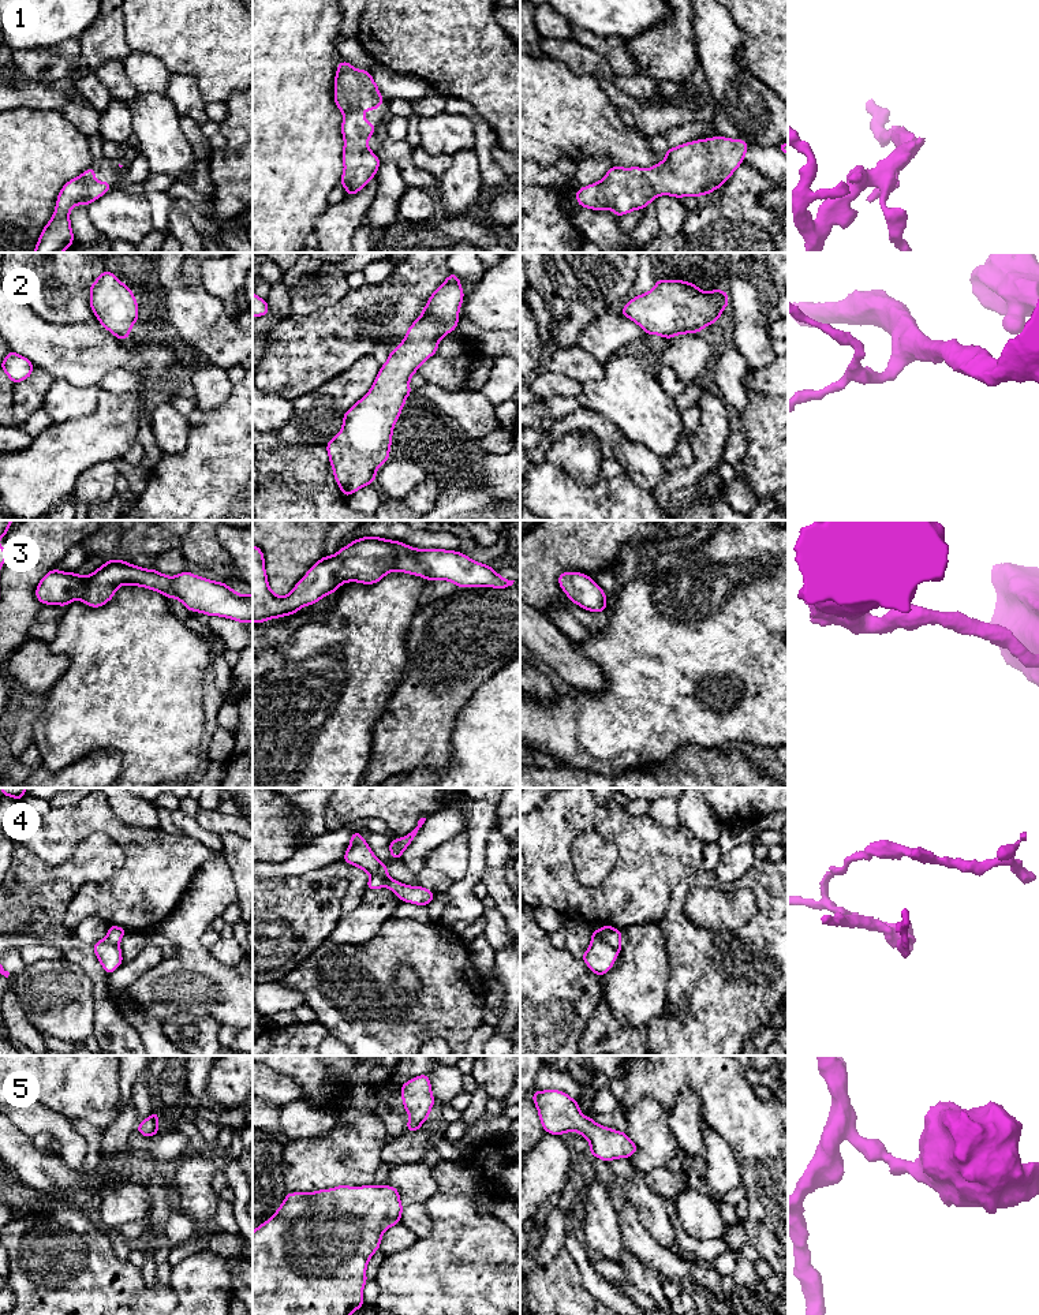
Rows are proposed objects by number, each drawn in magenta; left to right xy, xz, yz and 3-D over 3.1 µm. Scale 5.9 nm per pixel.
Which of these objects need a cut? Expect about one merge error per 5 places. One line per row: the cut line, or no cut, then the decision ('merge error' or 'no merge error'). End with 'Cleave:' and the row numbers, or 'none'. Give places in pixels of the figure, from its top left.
1: cut none; no merge error
2: cut none; no merge error
3: cut none; no merge error
4: cut yz (593, 934), (610, 944), (619, 952); merge error
5: cut none; no merge error
Cleave: 4

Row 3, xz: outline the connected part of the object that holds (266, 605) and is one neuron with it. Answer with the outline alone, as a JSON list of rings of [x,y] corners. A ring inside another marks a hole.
[[[365,537],[333,556],[321,557],[288,595],[280,597],[269,589],[262,550],[253,545],[253,623],[294,614],[333,594],[345,582],[373,584],[392,571],[422,576],[429,582],[449,580],[459,589],[505,589],[515,582],[460,552],[415,549],[399,541]]]

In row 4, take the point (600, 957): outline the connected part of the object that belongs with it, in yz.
[[[591,935],[590,948],[582,955],[582,959],[597,976],[601,976],[613,967],[617,956],[618,952],[612,945]]]

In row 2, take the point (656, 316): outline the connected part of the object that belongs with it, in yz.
[[[657,280],[651,291],[631,299],[620,314],[636,322],[646,335],[659,335],[669,340],[676,335],[700,332],[721,317],[724,307],[729,307],[728,291],[704,292],[683,280]]]

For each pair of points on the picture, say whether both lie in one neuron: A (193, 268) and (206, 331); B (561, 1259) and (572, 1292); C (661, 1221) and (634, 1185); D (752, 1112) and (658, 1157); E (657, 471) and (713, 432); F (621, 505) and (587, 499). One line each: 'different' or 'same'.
A: different
B: same
C: same
D: different
E: different
F: same

